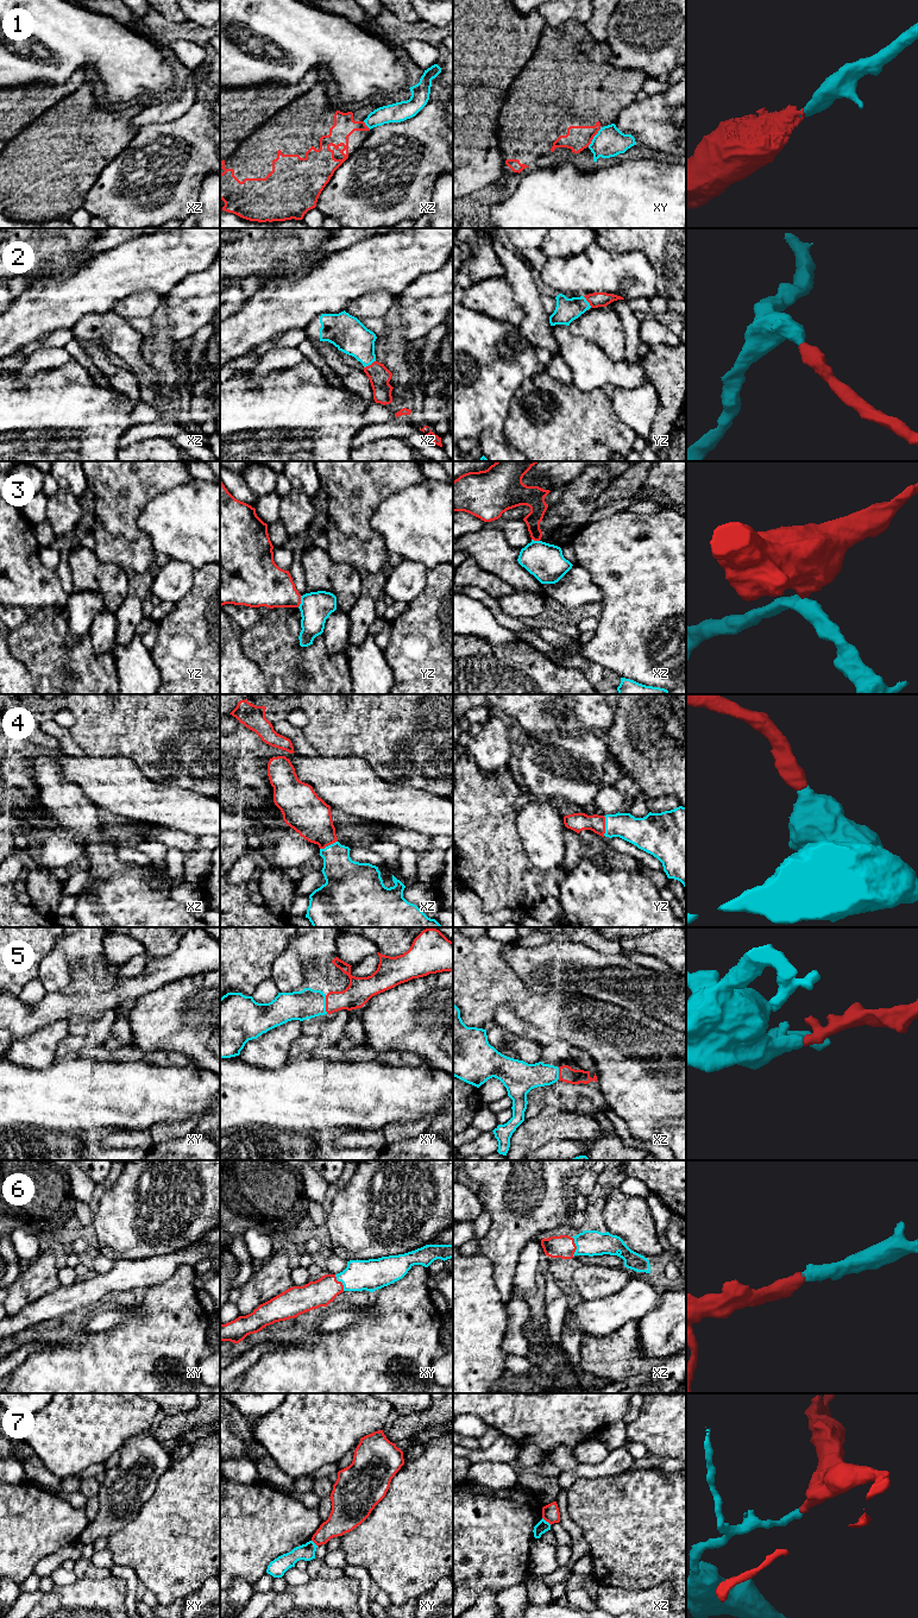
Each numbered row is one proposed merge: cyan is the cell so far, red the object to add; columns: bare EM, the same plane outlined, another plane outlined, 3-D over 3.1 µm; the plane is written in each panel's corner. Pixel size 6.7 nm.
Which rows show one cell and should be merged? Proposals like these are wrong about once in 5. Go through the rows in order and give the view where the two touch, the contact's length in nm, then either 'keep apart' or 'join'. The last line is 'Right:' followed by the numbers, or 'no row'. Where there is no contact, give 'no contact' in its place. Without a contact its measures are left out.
1: meets cyan in xy; contact 160 nm long; keep apart
2: meets cyan in xz; contact 90 nm long; join
3: meets cyan in yz; contact 80 nm long; keep apart
4: meets cyan in yz; contact 140 nm long; join
5: meets cyan in xy; contact 130 nm long; join
6: meets cyan in xz; contact 140 nm long; join
7: meets cyan in xz; contact 80 nm long; keep apart
Right: 2, 4, 5, 6

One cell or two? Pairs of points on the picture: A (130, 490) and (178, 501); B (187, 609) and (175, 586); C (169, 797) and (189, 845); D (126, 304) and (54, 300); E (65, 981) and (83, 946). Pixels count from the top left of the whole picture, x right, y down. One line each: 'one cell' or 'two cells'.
A: two cells
B: two cells
C: two cells
D: two cells
E: one cell

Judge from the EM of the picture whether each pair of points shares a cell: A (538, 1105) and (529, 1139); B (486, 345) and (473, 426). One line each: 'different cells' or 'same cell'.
A: different cells
B: same cell

